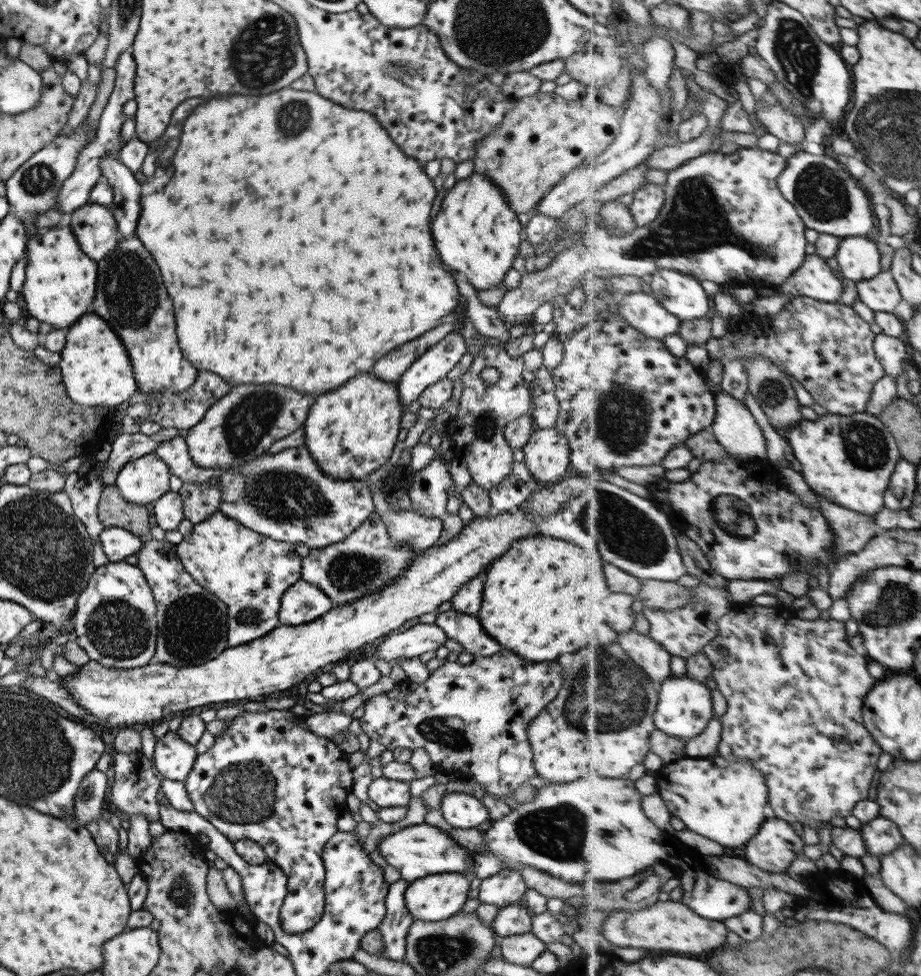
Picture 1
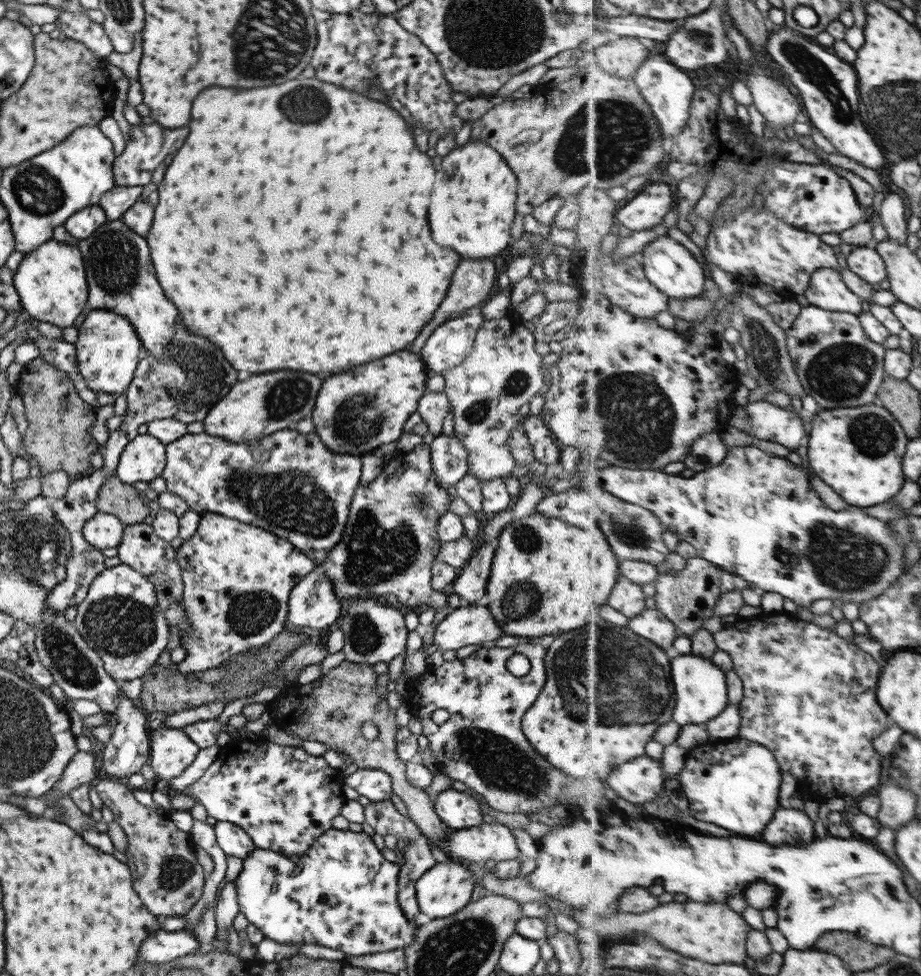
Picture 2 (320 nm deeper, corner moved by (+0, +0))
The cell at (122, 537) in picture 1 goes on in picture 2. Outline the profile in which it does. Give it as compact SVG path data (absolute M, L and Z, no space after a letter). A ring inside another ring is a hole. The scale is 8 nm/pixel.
M97 511L89 521L83 524L81 536L87 544L105 550L105 548L116 548L121 542L124 526L111 514L104 514Z

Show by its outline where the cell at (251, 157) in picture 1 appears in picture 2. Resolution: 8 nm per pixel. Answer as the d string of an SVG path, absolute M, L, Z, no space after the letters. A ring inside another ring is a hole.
M298 76L293 80L287 80L279 86L267 86L267 88L249 88L249 90L235 90L233 88L205 88L203 92L199 92L199 96L193 100L191 106L191 120L187 124L189 128L189 136L185 138L183 146L177 150L177 154L173 156L173 162L165 168L165 176L157 188L159 192L159 202L155 206L155 214L153 214L152 224L148 233L144 236L146 245L148 246L149 256L153 262L153 268L157 283L161 286L165 296L175 304L176 309L181 312L183 316L183 324L189 332L197 334L197 336L205 336L207 340L211 340L225 356L225 360L231 364L236 372L247 372L247 374L259 374L259 372L269 372L269 370L283 370L283 368L291 368L291 370L303 370L309 374L319 374L323 372L323 376L341 372L349 366L357 366L357 364L365 364L369 360L377 360L385 354L391 352L402 351L406 349L415 340L422 330L423 324L427 324L435 312L435 308L439 308L439 302L443 300L451 274L459 262L459 256L453 250L443 250L441 246L437 246L431 238L429 238L429 228L427 228L427 204L429 204L429 190L433 184L433 166L431 160L419 152L413 144L411 132L407 130L408 124L406 120L401 118L401 115L387 103L379 102L376 100L369 100L369 98L359 96L357 92L343 89L341 86L327 84L321 82L317 78L303 78Z

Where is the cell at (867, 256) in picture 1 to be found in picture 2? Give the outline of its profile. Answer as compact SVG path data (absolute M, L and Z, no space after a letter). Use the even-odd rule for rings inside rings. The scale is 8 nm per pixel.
M875 246L853 247L847 256L847 268L870 284L879 284L888 278L886 260Z

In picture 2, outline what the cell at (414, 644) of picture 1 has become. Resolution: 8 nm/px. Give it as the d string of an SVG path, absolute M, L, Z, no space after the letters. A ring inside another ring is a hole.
M461 604L435 626L432 644L439 651L456 651L461 646L491 645L501 636L499 626L485 605Z

